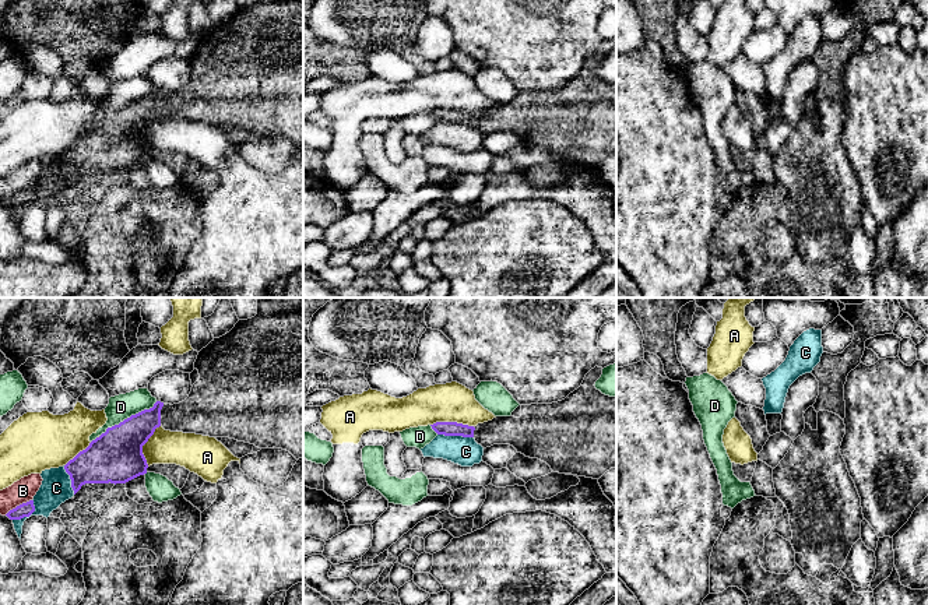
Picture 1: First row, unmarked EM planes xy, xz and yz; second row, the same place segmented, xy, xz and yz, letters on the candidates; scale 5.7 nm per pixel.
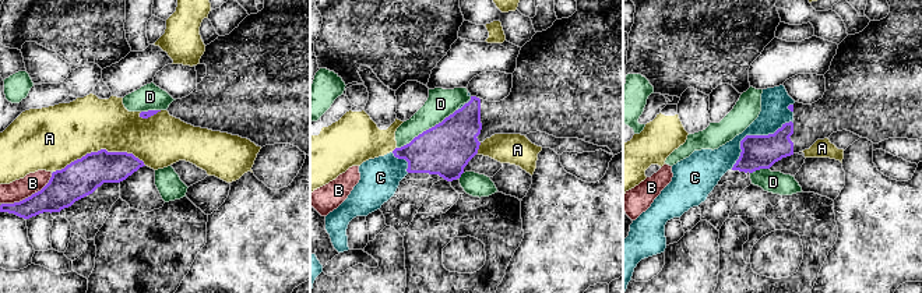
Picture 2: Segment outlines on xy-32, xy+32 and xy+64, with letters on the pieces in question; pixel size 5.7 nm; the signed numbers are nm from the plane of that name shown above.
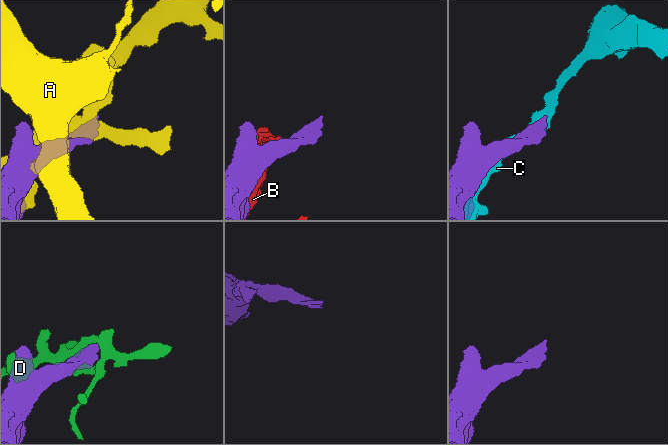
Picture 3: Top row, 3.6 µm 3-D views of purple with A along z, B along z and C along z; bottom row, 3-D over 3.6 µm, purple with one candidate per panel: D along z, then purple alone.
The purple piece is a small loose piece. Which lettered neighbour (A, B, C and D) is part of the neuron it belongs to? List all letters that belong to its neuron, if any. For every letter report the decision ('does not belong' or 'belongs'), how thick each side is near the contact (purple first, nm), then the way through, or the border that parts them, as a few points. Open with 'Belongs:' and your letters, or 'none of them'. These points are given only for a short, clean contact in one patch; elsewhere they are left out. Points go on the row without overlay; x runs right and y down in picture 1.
Belongs: none of them
A: does not belong; calibres 300 and 190 nm
B: does not belong; calibres 80 and 140 nm
C: does not belong; calibres 80 and 170 nm
D: does not belong; calibres 300 and 150 nm

